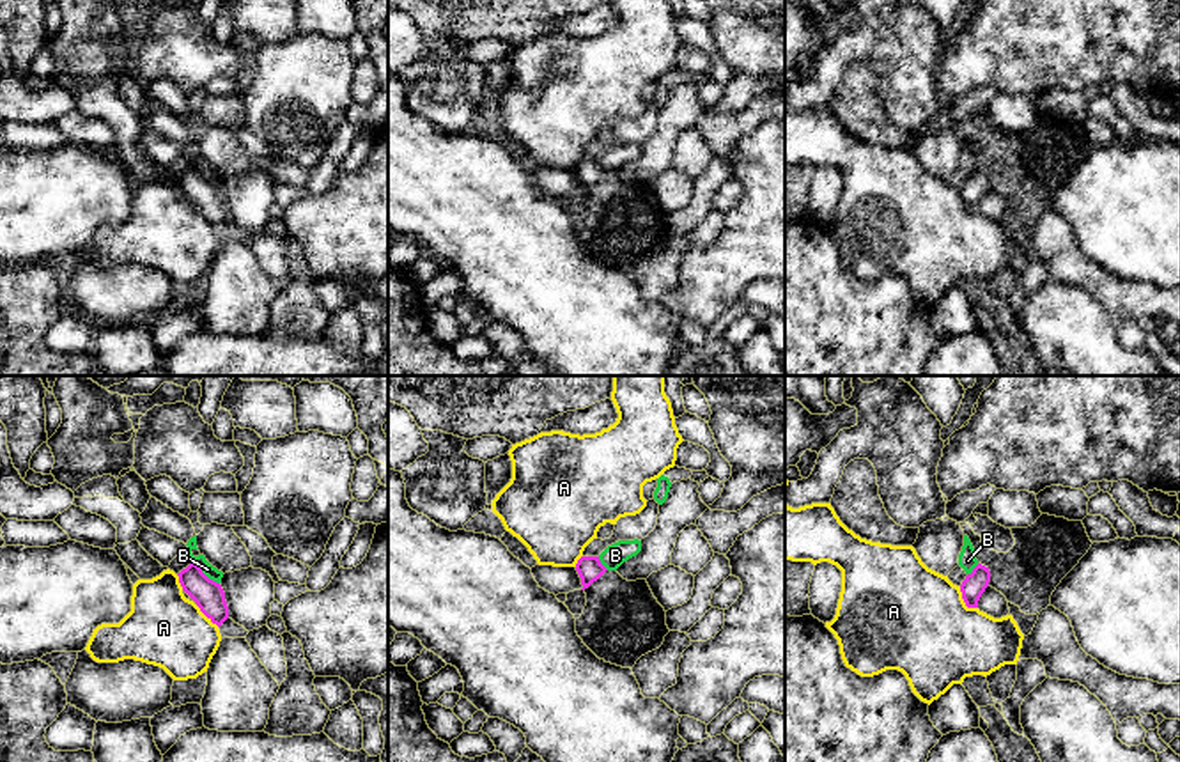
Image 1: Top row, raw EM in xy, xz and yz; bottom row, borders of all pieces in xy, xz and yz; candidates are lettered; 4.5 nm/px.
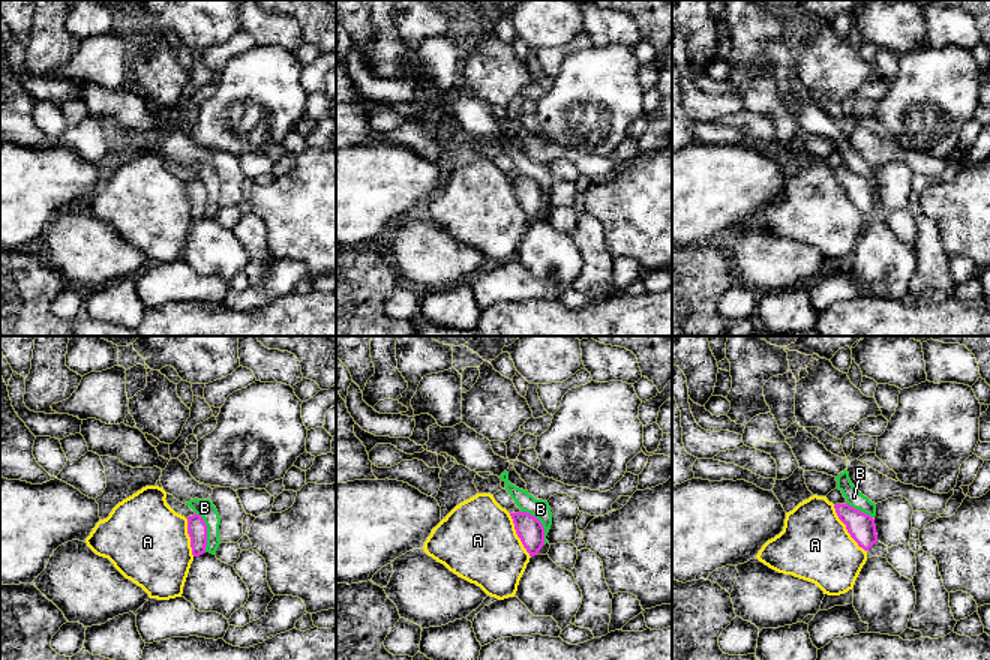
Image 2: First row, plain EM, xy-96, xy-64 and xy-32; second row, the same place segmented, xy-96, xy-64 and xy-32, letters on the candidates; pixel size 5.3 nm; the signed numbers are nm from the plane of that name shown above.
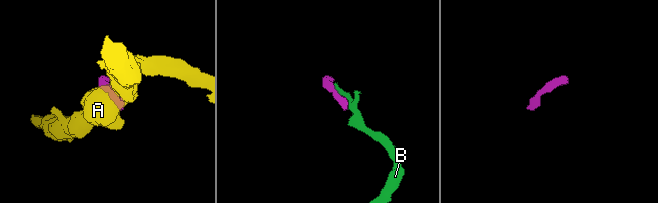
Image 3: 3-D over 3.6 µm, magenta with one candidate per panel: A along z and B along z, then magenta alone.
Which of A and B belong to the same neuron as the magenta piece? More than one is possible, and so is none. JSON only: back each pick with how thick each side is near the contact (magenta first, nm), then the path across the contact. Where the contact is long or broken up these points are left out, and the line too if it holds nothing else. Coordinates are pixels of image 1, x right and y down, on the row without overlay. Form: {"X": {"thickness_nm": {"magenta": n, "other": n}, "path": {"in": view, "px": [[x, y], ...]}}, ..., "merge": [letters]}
{"merge": []}

